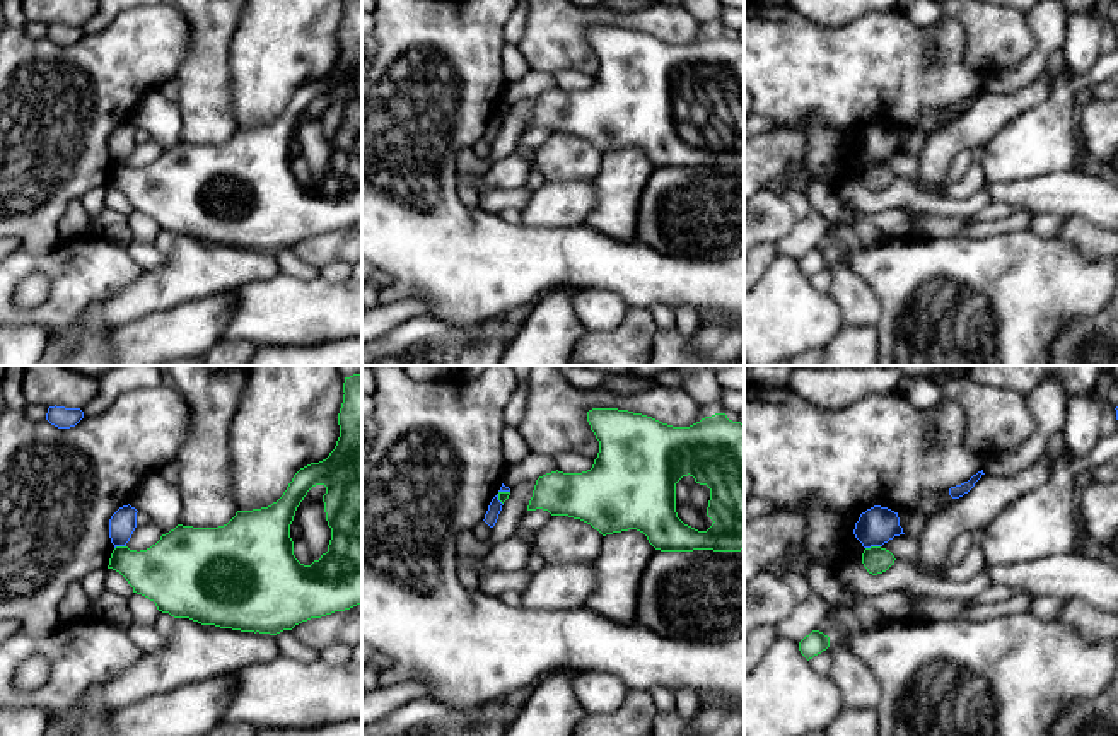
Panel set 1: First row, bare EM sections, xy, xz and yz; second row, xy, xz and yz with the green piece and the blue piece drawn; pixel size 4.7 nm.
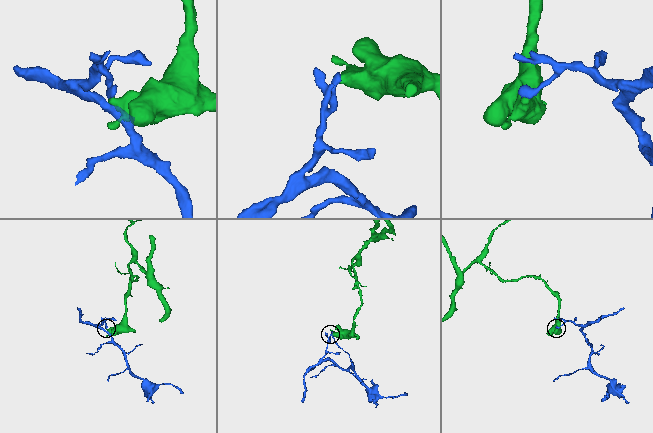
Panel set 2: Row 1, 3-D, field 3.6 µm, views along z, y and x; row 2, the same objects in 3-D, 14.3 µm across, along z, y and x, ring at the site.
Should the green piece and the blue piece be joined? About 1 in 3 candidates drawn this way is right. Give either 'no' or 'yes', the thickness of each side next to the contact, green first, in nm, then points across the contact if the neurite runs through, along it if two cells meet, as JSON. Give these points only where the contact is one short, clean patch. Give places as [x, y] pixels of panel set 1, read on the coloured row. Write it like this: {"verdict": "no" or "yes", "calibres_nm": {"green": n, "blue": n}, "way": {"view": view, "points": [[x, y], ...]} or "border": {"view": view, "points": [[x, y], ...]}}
{"verdict": "no", "calibres_nm": {"green": 120, "blue": 180}, "border": {"view": "yz", "points": [[879, 545], [866, 549]]}}

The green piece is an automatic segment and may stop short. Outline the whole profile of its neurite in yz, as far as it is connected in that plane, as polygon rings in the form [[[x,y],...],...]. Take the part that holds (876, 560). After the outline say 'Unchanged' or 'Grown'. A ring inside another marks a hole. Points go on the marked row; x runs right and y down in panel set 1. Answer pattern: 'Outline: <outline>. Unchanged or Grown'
Outline: [[[881,546],[865,548],[862,553],[862,564],[872,575],[886,572],[894,564],[894,560],[894,555]]]. Unchanged

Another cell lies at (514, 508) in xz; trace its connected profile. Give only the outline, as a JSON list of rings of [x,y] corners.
[[[526,480],[510,488],[509,499],[504,502],[502,511],[488,540],[476,538],[473,529],[461,531],[456,538],[456,570],[463,586],[478,587],[476,574],[464,567],[466,558],[483,558],[495,543],[509,540],[519,528],[521,517],[527,512],[536,480]]]

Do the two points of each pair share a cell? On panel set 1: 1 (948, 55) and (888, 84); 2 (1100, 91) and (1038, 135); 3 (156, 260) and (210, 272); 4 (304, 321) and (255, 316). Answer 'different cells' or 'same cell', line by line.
1: same cell
2: different cells
3: different cells
4: same cell

